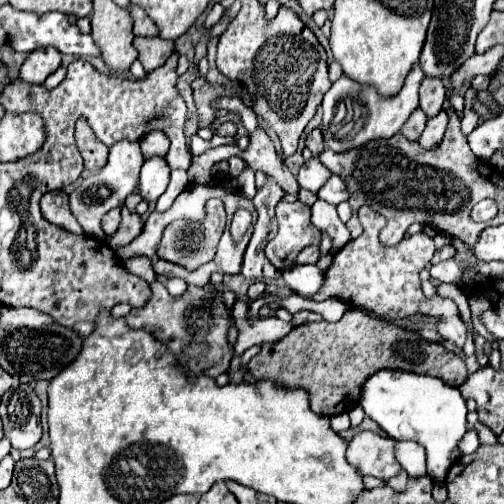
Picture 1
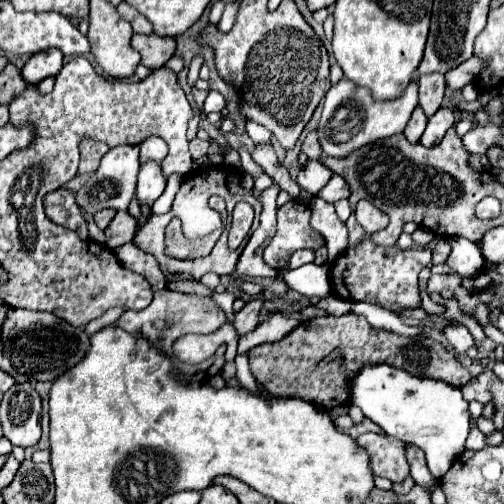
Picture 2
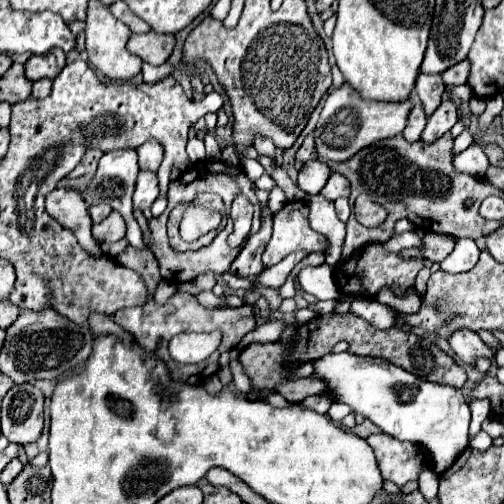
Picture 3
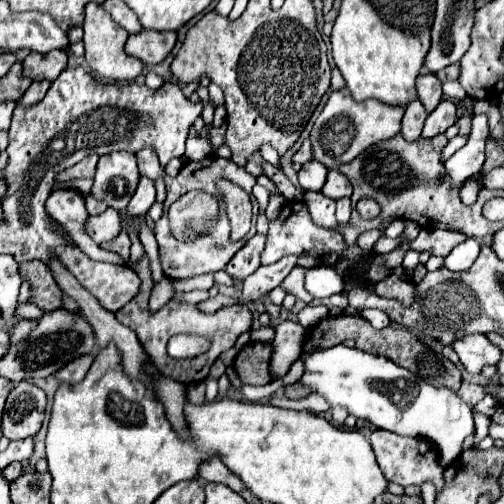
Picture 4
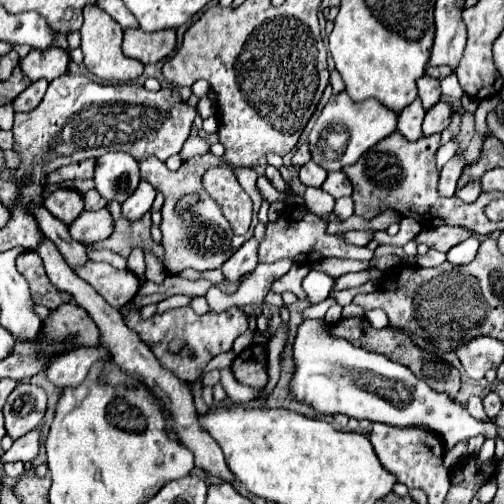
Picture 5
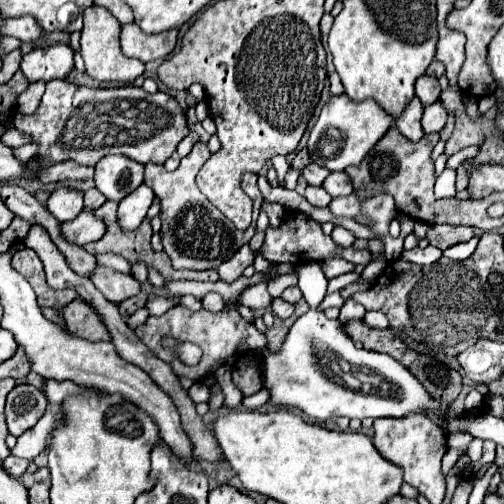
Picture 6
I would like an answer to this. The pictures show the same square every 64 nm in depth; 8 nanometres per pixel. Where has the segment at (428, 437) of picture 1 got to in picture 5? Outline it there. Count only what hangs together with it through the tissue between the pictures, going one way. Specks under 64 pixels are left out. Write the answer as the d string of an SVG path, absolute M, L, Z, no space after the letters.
M324 320L302 322L298 332L296 332L292 350L294 350L296 370L292 376L290 394L300 404L314 406L322 414L342 412L342 414L356 418L356 420L370 420L370 422L380 422L380 424L388 424L388 426L396 426L396 428L424 428L424 430L434 432L442 440L446 452L452 450L458 442L468 440L472 436L478 436L480 432L486 434L486 438L498 438L496 436L498 426L492 420L490 422L474 420L462 404L458 404L448 394L434 392L424 380L416 378L406 366L400 366L382 354L374 354L374 352L368 352L364 348L356 348L346 340L332 338L328 332L328 324Z

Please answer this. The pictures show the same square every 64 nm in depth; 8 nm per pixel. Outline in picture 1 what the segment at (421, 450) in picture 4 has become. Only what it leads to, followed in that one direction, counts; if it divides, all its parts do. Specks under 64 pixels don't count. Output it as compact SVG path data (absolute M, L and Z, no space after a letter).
M358 432L346 448L346 460L360 472L360 476L376 476L388 480L402 468L394 458L394 438L384 438L374 432Z

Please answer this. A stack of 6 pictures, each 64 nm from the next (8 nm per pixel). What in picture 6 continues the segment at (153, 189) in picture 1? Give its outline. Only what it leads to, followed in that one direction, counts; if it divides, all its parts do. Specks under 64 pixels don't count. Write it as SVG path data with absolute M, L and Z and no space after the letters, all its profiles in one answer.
M140 184L132 194L128 194L124 200L120 200L120 206L118 206L120 226L128 228L128 230L136 228L146 218L146 212L148 212L152 200L154 200L154 192L146 184Z

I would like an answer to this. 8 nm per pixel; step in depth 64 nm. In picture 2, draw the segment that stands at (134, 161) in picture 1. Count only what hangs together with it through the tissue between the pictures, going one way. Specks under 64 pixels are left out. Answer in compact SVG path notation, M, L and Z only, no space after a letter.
M124 144L124 146L116 146L112 150L106 152L106 156L102 158L102 164L100 168L90 176L88 182L82 184L82 188L76 192L76 204L78 208L82 210L82 216L84 220L88 222L88 232L90 232L90 238L100 242L100 228L96 226L94 222L94 214L98 210L104 210L104 208L114 208L114 210L126 210L130 200L134 198L134 190L136 190L136 176L138 176L138 168L140 168L140 162L138 162L138 146L130 146L130 144Z

